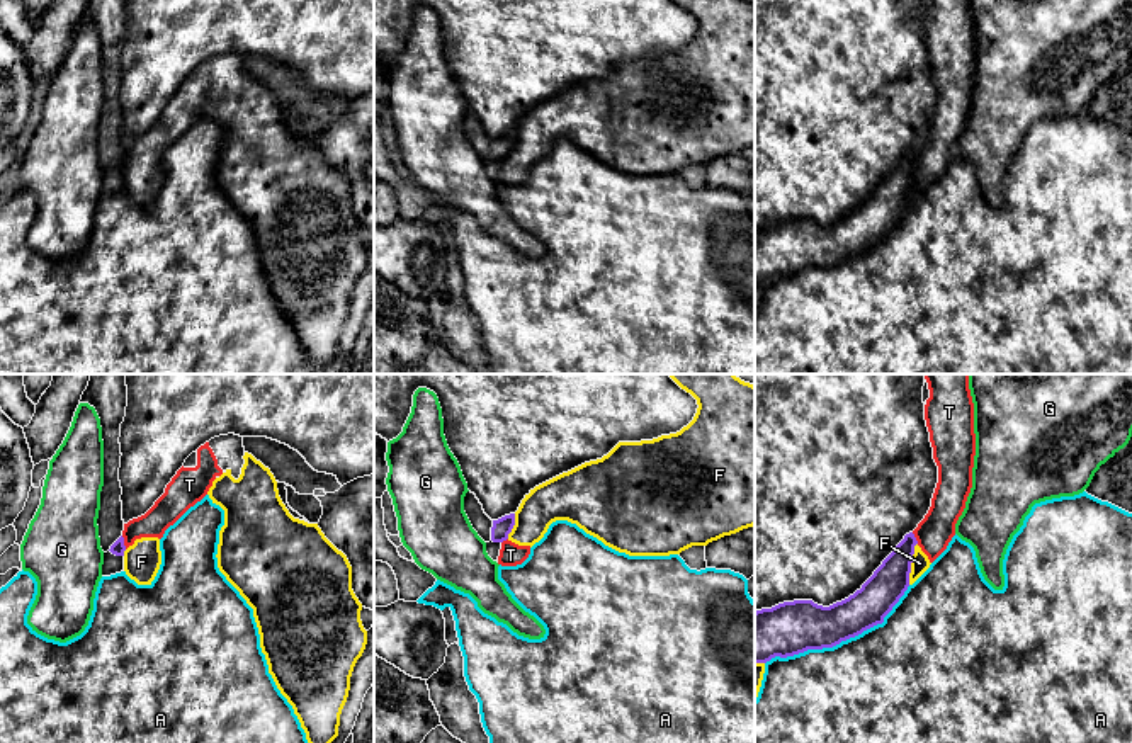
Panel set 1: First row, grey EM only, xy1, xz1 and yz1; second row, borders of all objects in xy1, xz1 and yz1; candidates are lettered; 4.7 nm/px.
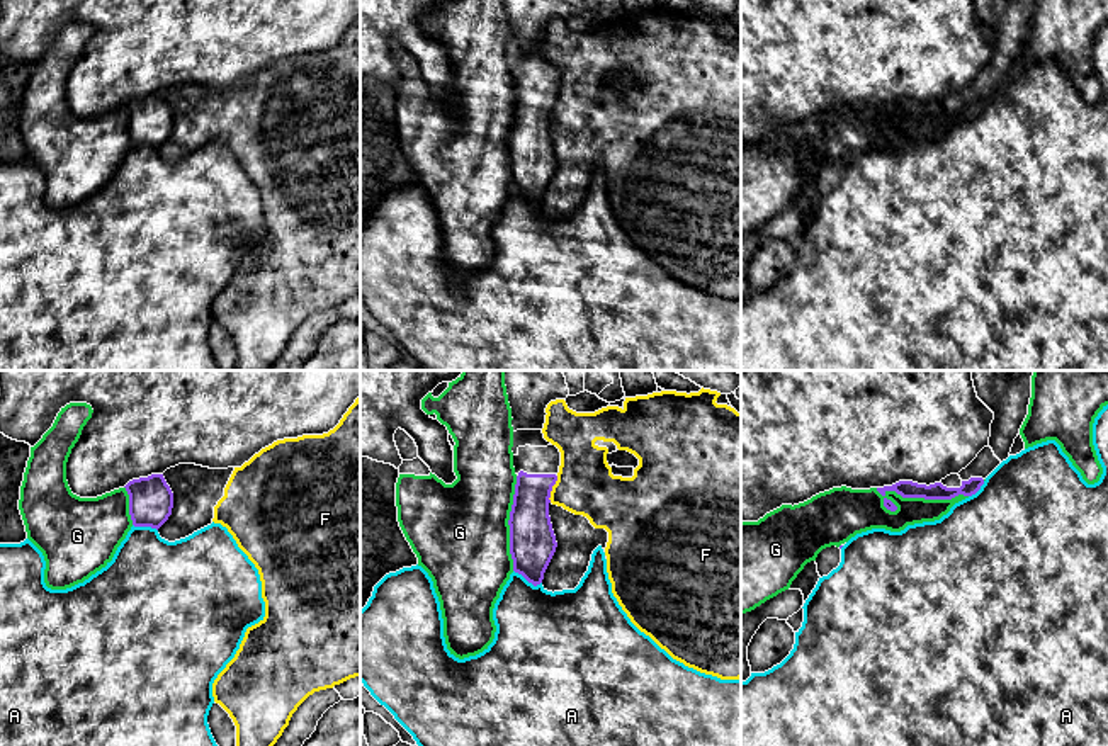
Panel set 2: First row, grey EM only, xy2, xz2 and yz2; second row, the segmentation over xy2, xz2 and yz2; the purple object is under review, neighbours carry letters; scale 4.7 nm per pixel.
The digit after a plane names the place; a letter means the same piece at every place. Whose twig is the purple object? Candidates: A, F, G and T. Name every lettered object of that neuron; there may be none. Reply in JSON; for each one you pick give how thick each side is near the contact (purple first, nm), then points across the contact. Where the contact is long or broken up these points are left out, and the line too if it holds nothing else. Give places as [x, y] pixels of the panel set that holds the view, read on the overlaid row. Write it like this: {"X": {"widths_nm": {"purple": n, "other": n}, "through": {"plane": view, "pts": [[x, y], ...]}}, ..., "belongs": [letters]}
{"belongs": []}

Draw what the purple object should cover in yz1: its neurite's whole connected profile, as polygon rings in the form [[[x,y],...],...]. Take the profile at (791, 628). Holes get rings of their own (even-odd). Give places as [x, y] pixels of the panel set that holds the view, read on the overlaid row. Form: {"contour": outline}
{"contour": [[[906,534],[860,590],[829,607],[794,600],[756,610],[755,663],[833,648],[882,624],[909,587],[916,544],[914,534]]]}

